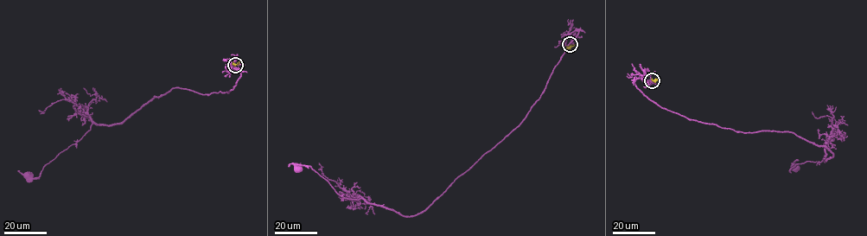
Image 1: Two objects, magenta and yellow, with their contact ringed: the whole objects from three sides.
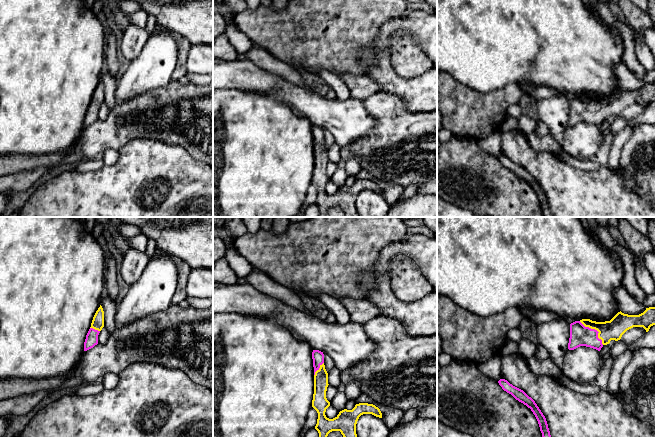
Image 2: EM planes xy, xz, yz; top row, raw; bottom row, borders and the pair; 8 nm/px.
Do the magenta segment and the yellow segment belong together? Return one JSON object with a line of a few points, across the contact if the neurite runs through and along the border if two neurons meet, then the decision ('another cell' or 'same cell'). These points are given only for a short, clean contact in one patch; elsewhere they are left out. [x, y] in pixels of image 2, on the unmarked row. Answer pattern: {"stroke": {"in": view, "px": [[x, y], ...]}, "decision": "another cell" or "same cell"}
{"stroke": {"in": "yz", "px": [[580, 111], [590, 109], [594, 105], [610, 106]]}, "decision": "same cell"}

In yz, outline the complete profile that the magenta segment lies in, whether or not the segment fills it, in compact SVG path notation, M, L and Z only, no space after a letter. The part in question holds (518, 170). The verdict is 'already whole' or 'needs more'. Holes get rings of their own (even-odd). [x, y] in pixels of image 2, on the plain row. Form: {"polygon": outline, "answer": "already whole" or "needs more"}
{"polygon": "M500 155L498 159L504 167L511 170L516 176L531 185L538 197L544 217L554 217L550 211L546 194L535 179L535 177L531 173L529 173L523 166L513 162L505 155Z", "answer": "already whole"}

